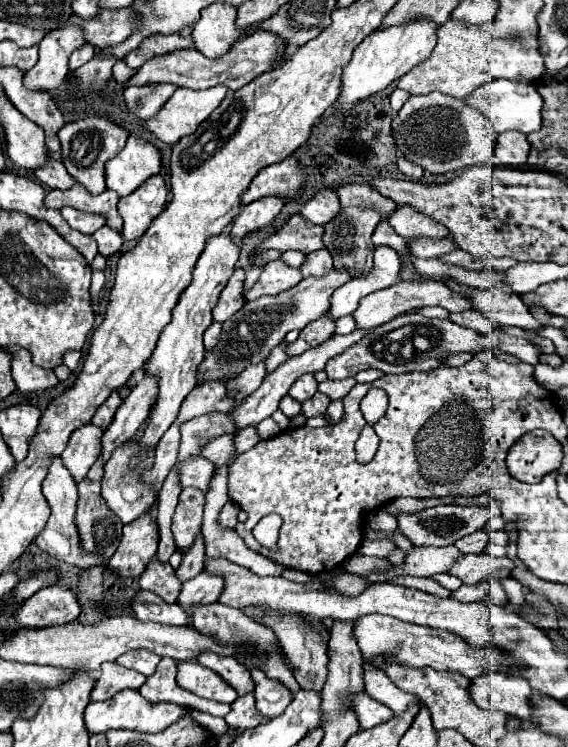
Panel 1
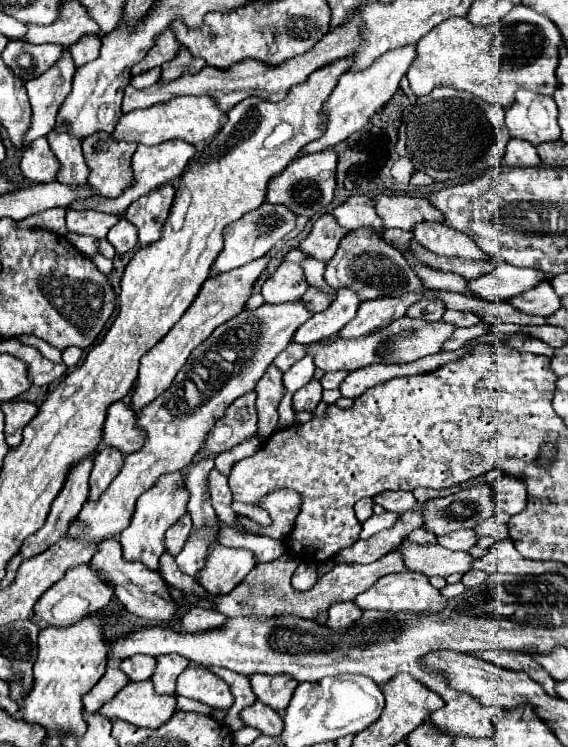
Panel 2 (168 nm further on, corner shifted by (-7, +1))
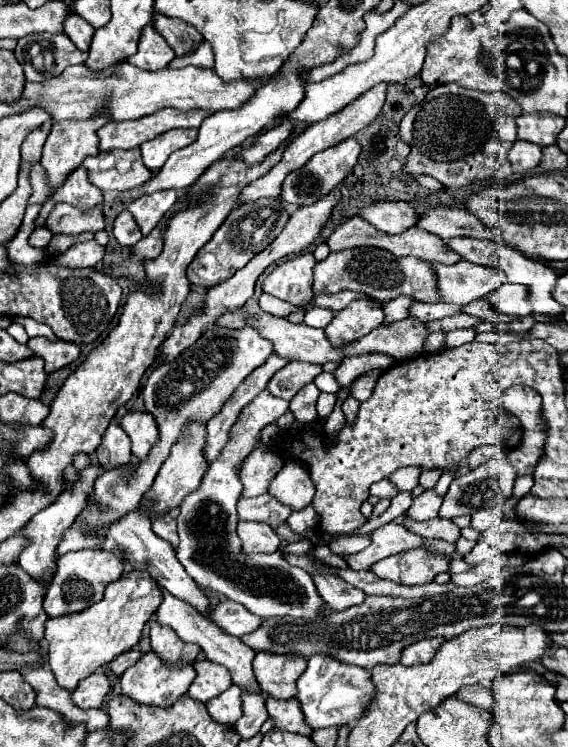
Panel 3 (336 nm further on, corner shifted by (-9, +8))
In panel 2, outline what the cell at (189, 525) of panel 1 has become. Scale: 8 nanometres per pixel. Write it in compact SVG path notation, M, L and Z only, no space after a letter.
M184 514L166 532L166 552L170 552L172 556L176 556L182 550L182 546L186 544L186 536L190 536L190 530L192 530L192 518L190 518L190 514Z

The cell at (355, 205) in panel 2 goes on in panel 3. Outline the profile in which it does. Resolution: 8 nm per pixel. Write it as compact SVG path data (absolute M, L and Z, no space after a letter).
M376 201L362 209L360 215L384 233L404 233L418 223L418 213L404 201Z

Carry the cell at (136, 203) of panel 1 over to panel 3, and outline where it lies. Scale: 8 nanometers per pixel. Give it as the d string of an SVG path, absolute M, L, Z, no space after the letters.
M158 191L132 201L128 205L128 211L134 215L142 235L148 235L164 217L164 213L174 205L174 201L176 201L176 191Z

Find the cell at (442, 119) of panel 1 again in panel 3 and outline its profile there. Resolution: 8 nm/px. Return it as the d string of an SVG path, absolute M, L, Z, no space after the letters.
M444 83L444 85L432 87L432 91L426 93L424 103L414 105L400 123L400 139L406 141L412 149L410 155L406 157L404 173L408 173L410 177L430 175L448 189L460 189L476 181L484 181L488 177L510 179L512 169L506 155L516 141L516 117L520 117L520 113L524 113L520 105L506 93L472 91L456 83Z

